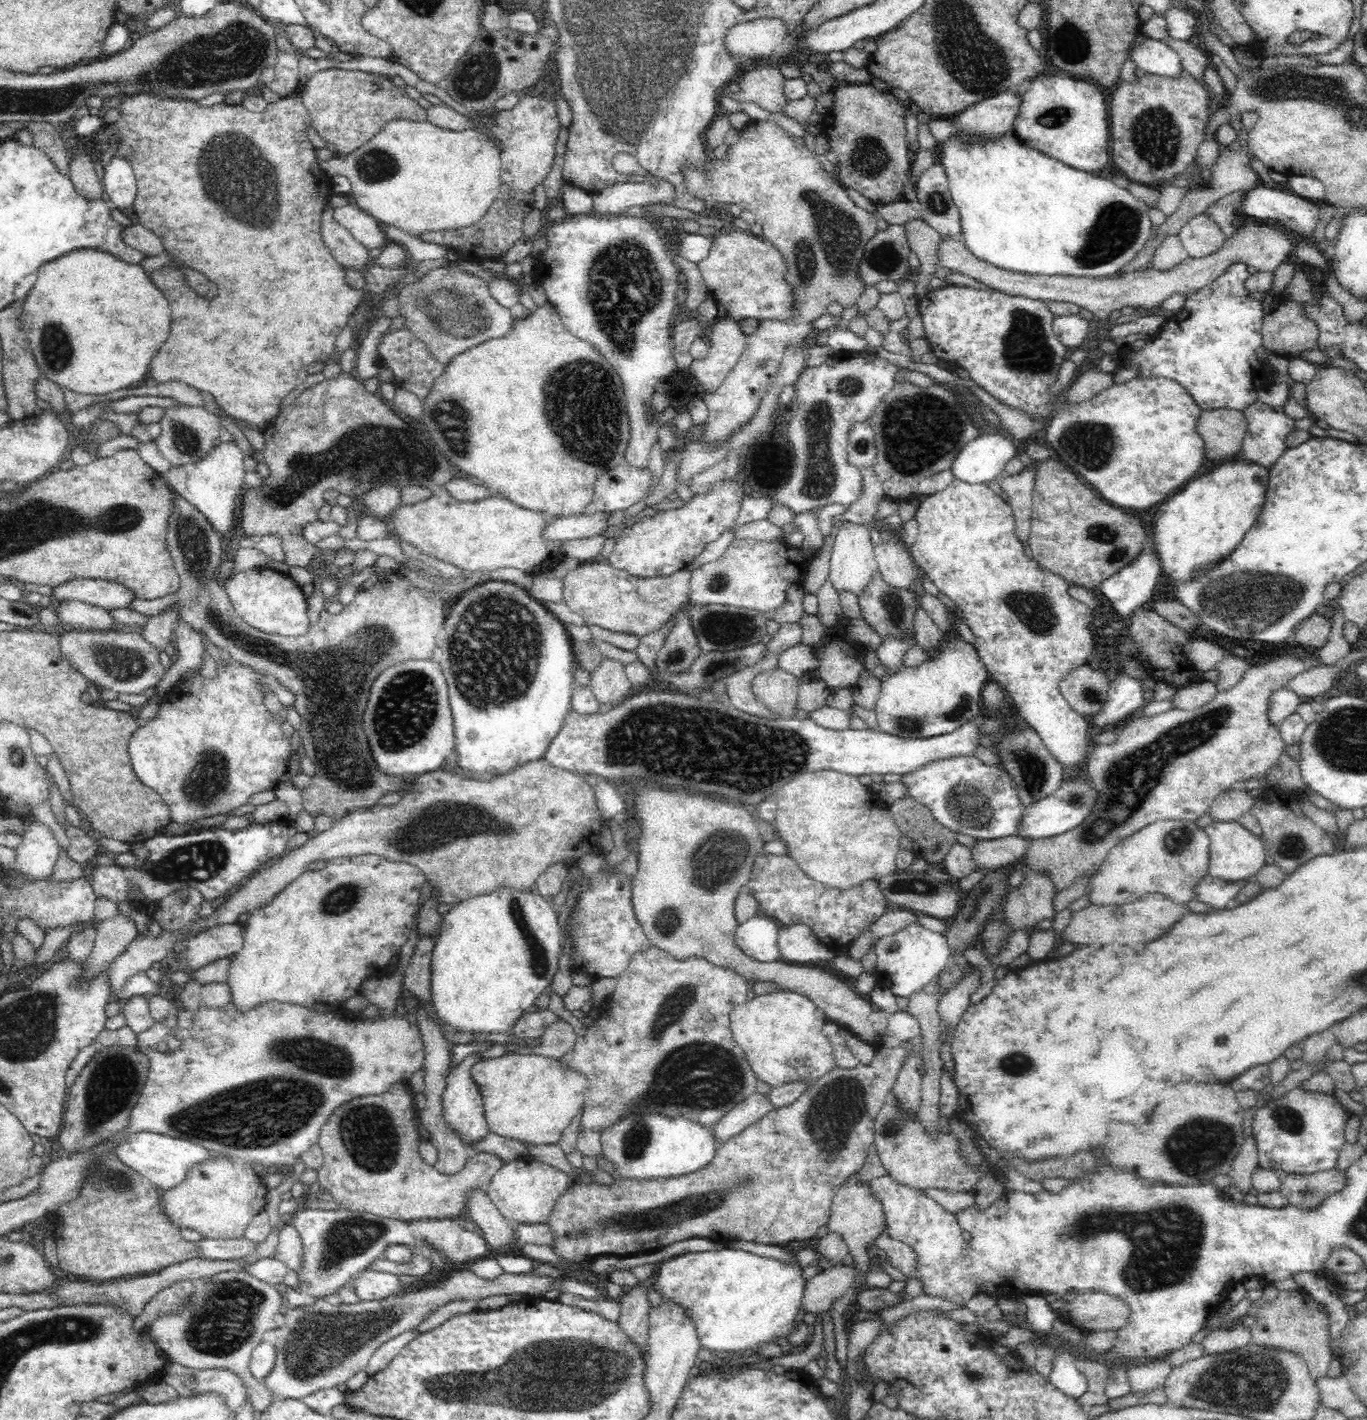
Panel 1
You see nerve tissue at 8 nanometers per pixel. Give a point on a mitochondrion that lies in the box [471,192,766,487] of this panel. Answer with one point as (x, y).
(625, 286)

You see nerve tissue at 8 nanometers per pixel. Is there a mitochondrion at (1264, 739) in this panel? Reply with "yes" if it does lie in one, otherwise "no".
no

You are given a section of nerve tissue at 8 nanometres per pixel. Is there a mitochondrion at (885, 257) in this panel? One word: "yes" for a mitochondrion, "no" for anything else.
yes

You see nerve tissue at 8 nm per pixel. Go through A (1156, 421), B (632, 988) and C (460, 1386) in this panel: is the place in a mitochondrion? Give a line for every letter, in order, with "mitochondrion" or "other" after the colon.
A: other
B: other
C: mitochondrion

